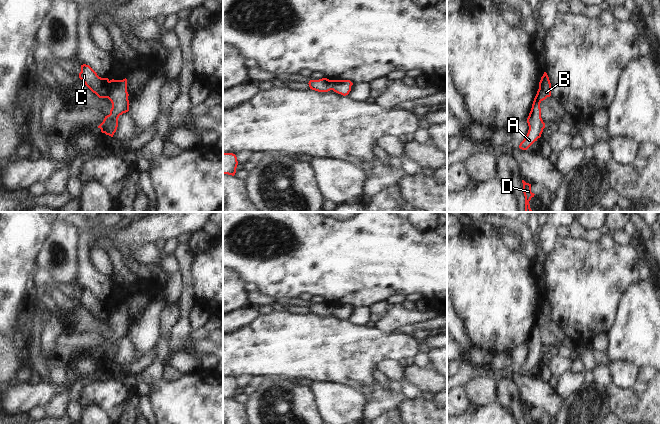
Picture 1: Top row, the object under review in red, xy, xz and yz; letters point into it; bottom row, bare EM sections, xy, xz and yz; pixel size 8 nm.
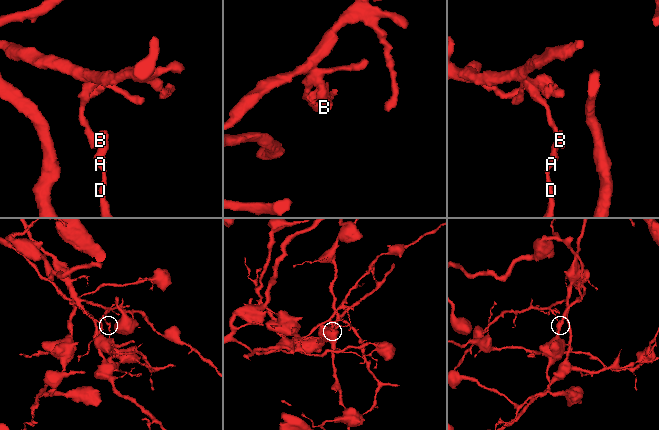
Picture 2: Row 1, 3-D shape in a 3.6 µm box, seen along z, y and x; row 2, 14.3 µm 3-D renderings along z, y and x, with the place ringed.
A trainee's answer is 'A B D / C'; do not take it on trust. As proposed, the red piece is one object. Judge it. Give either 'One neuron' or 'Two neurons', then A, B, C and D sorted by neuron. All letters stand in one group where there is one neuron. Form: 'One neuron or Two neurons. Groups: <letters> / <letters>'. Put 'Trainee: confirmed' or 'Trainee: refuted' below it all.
Two neurons. Groups: A B D / C
Trainee: confirmed

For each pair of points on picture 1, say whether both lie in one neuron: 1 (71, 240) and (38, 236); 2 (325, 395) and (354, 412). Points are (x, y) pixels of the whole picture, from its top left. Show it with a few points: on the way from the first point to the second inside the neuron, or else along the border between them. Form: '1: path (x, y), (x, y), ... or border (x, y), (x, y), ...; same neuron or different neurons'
1: border (55, 223), (52, 233), (37, 258); different neurons
2: path (332, 398), (347, 410); same neuron

